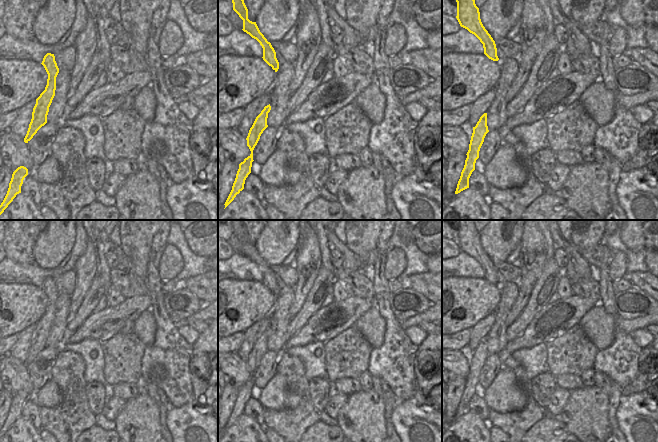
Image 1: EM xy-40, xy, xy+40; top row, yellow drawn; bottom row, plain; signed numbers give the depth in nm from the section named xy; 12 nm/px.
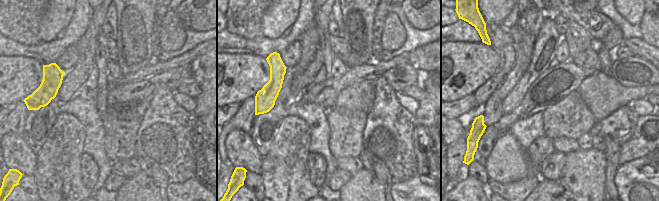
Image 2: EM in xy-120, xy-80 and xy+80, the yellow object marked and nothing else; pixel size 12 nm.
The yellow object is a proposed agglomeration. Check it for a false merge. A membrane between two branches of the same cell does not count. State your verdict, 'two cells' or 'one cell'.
one cell

